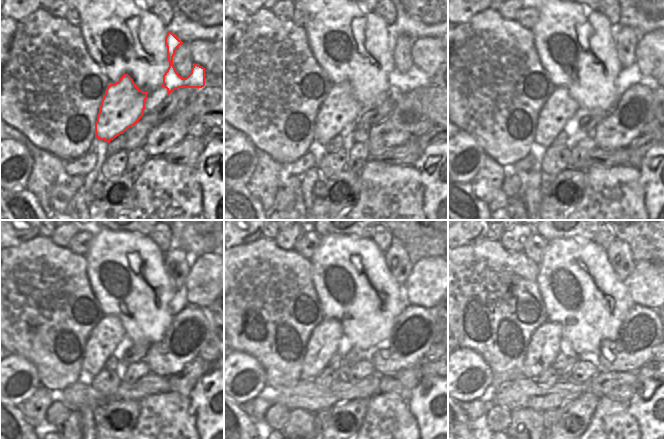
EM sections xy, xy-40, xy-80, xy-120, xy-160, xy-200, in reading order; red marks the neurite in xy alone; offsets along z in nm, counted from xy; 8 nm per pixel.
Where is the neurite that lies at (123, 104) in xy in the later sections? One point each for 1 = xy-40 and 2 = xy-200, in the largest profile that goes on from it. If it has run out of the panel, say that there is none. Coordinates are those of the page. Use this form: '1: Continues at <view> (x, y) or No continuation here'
1: Continues at xy-40 (340, 108)
2: Continues at xy-200 (543, 347)

